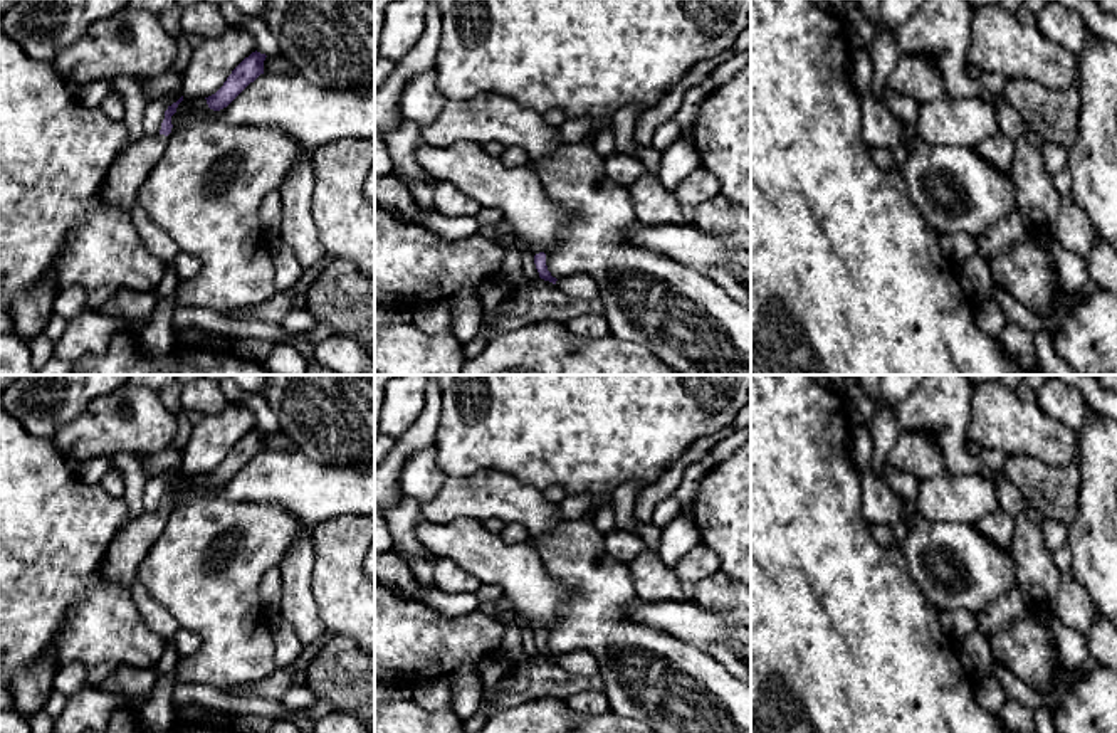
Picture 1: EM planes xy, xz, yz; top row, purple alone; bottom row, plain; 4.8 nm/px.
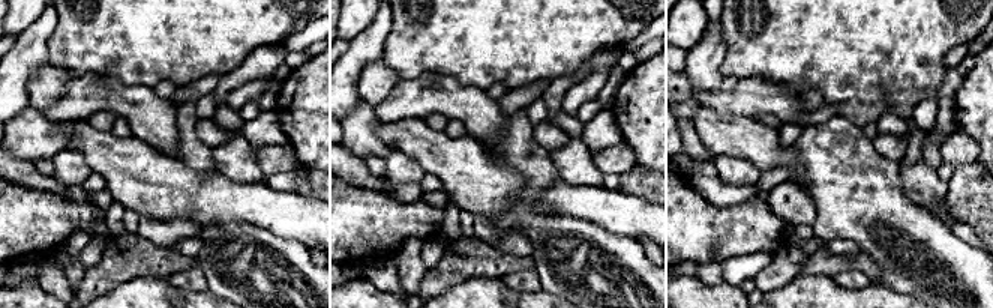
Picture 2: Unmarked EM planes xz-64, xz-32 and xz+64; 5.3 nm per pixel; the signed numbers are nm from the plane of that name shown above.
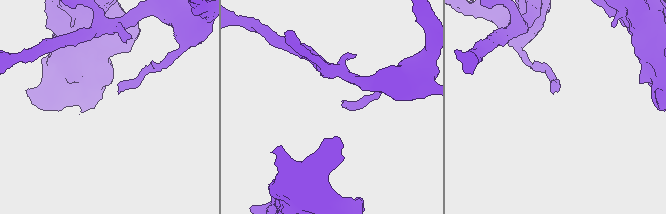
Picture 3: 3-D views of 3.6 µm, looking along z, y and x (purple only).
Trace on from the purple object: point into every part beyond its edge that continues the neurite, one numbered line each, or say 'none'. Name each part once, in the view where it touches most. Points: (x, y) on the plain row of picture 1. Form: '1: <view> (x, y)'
1: xy (128, 548)

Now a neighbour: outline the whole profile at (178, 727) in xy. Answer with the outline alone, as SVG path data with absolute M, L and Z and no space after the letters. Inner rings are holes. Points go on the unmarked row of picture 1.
M176 721L166 731L156 733L240 733L230 726L230 723L180 723Z

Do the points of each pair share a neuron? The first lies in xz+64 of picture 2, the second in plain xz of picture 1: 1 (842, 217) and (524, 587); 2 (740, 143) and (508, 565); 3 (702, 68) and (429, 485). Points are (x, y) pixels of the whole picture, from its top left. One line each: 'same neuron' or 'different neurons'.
1: different neurons
2: same neuron
3: same neuron

